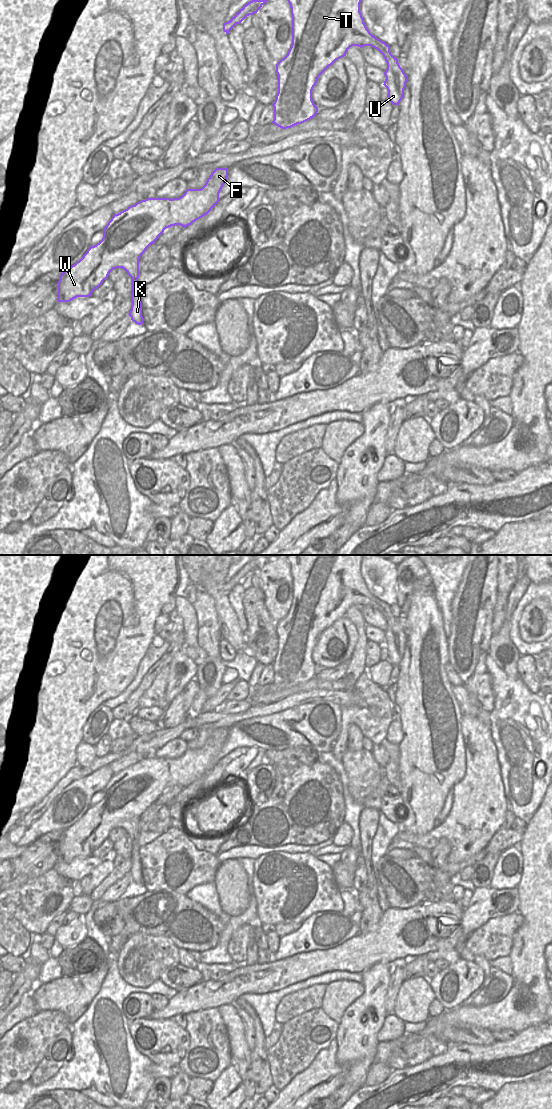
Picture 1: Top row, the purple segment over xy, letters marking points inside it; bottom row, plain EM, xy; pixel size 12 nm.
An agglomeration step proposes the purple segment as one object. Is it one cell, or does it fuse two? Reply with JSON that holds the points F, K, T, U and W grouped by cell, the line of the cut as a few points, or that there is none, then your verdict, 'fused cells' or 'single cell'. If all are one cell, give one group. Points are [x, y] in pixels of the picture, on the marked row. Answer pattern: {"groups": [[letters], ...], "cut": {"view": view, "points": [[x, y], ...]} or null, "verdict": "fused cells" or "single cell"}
{"groups": [["F", "K", "T", "U", "W"]], "cut": null, "verdict": "single cell"}

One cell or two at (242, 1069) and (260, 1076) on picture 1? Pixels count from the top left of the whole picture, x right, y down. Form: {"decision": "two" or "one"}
{"decision": "two"}

